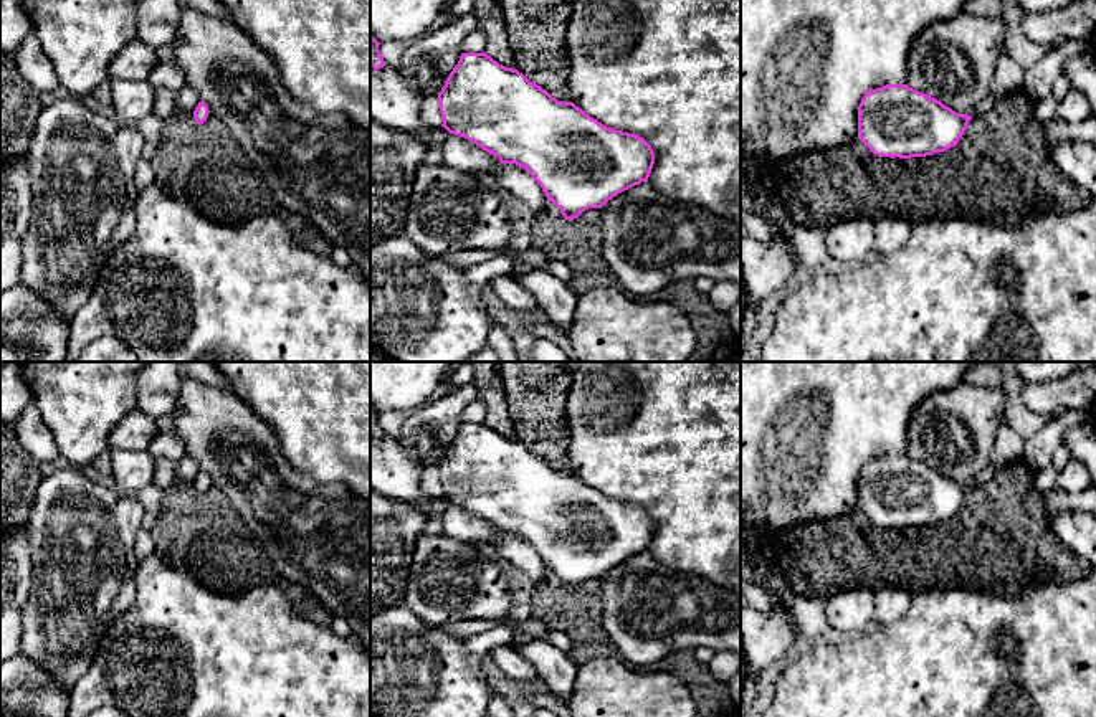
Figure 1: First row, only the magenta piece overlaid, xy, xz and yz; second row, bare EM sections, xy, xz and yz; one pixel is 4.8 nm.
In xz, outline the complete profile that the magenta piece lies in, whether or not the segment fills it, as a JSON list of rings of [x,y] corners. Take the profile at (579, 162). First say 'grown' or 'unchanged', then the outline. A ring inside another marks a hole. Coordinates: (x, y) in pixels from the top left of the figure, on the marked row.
unchanged; [[[461,53],[438,93],[441,127],[474,142],[501,164],[526,169],[565,220],[602,208],[618,193],[648,182],[655,164],[651,145],[636,134],[610,129],[574,102],[562,102],[483,53]]]

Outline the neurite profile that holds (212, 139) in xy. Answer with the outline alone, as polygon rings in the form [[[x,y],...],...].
[[[193,112],[165,121],[162,139],[150,160],[154,183],[164,192],[187,200],[203,216],[220,223],[240,223],[255,215],[276,215],[284,220],[299,246],[322,258],[331,258],[332,245],[309,220],[279,207],[236,144],[228,127],[215,116],[197,124]]]

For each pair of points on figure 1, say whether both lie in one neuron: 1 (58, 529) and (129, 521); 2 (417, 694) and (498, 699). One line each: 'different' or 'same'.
1: same
2: different

